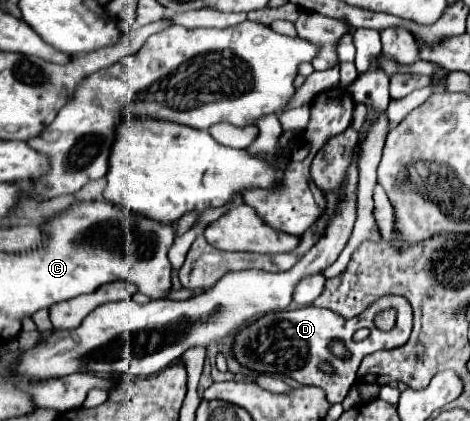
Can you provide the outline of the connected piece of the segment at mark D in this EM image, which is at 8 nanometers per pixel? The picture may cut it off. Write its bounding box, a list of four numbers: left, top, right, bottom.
[232,295,412,405]

